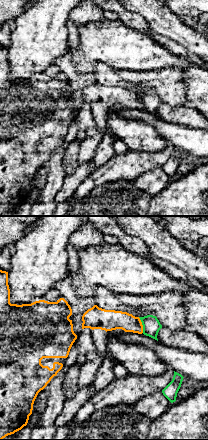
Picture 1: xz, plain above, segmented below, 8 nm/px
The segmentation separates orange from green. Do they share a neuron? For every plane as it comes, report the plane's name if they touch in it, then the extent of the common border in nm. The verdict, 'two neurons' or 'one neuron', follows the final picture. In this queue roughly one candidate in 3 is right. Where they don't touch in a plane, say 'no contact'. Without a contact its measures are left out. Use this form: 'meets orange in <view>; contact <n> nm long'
meets orange in xz; contact 130 nm long

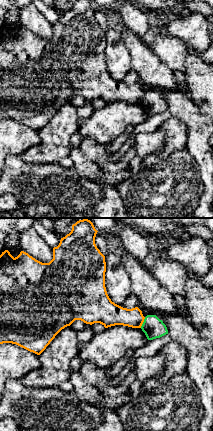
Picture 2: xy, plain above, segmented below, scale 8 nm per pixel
meets orange in xy; contact 100 nm long

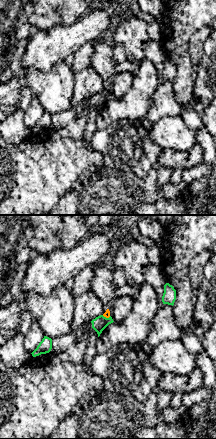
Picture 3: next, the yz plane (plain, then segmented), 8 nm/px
meets orange in yz; contact 70 nm long

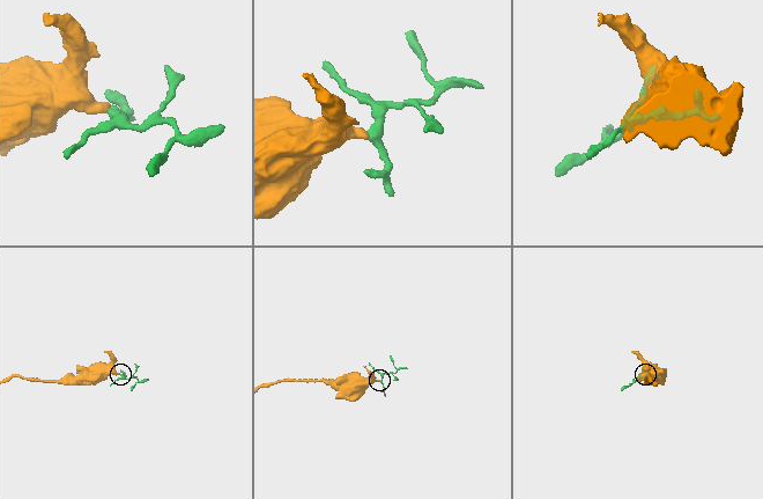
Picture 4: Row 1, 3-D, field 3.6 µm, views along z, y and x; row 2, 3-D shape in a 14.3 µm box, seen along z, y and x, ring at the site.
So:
two neurons

